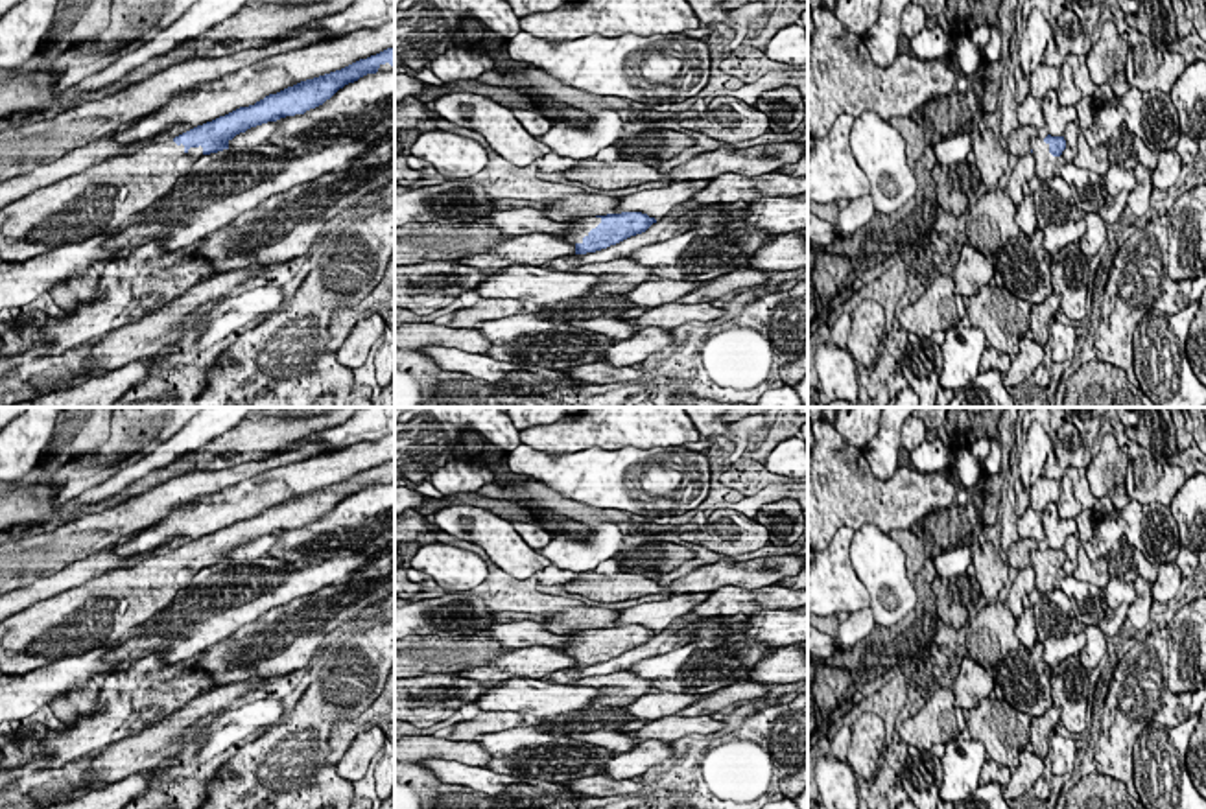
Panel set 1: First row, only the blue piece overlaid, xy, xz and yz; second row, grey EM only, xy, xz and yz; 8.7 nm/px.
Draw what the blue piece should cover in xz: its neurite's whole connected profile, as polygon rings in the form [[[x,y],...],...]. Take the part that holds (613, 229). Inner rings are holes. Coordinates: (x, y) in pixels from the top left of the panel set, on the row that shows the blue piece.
[[[642,212],[607,214],[568,221],[568,230],[561,236],[575,245],[575,254],[586,254],[642,234],[653,223],[656,219]]]

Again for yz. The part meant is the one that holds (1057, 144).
[[[1047,135],[1044,140],[1033,138],[1031,149],[1036,166],[1035,175],[1040,179],[1040,182],[1047,182],[1053,175],[1058,173],[1057,158],[1066,149],[1066,140],[1064,136],[1051,136],[1051,135]]]

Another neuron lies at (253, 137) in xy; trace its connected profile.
[[[275,122],[251,127],[245,133],[240,133],[232,140],[229,140],[229,149],[249,151],[267,142],[267,138],[275,133],[275,129],[277,129]]]

